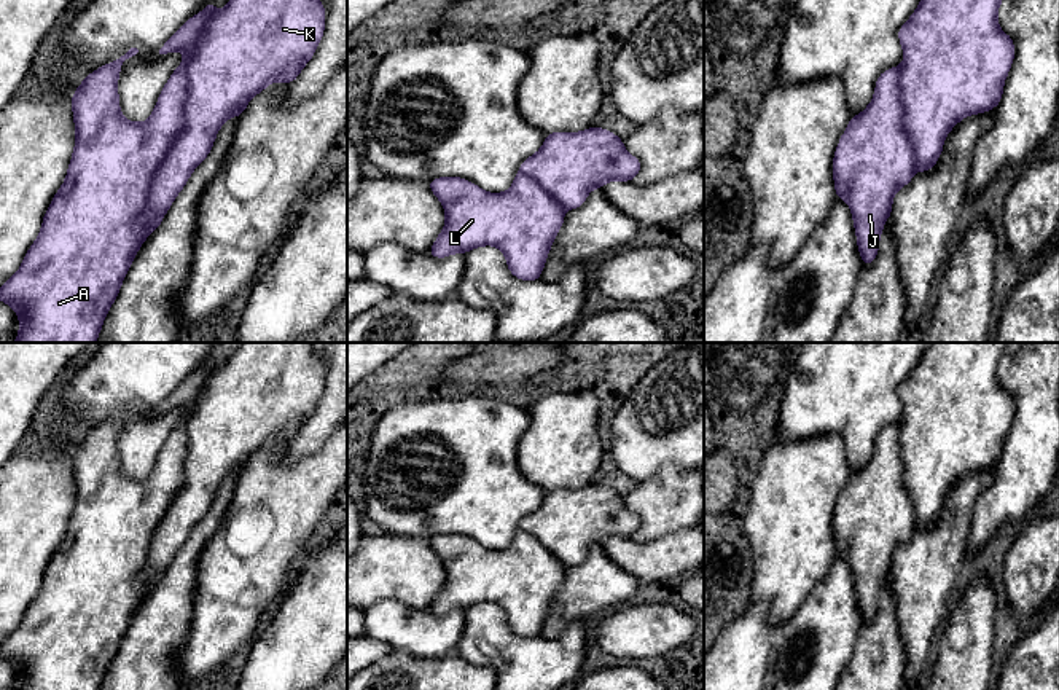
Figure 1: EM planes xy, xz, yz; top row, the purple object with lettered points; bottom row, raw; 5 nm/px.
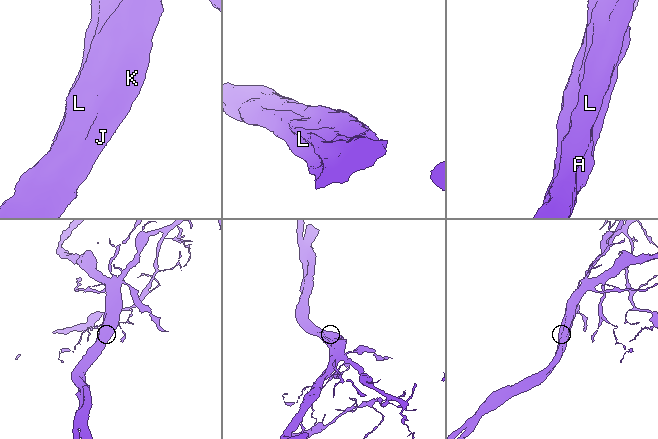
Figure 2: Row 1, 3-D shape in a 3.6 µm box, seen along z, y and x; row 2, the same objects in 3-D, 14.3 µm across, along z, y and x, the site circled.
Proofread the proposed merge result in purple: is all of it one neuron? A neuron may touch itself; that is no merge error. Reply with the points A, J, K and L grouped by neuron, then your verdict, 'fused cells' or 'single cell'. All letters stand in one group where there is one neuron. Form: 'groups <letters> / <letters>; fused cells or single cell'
groups A L / J K; fused cells

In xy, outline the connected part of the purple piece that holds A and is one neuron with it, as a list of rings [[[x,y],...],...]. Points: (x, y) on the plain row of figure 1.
[[[210,357],[159,406],[159,411],[183,408],[185,413],[164,441],[147,478],[127,478],[119,467],[119,425],[124,418],[143,410],[137,402],[115,419],[89,430],[76,445],[70,456],[76,494],[65,539],[54,551],[40,591],[21,625],[0,644],[0,658],[19,672],[19,690],[100,690],[105,672],[145,598],[142,572],[151,539],[183,486],[186,418],[213,370],[215,360]]]

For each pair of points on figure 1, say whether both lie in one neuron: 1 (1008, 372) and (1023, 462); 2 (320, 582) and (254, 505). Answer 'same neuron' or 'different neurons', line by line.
1: same neuron
2: different neurons

